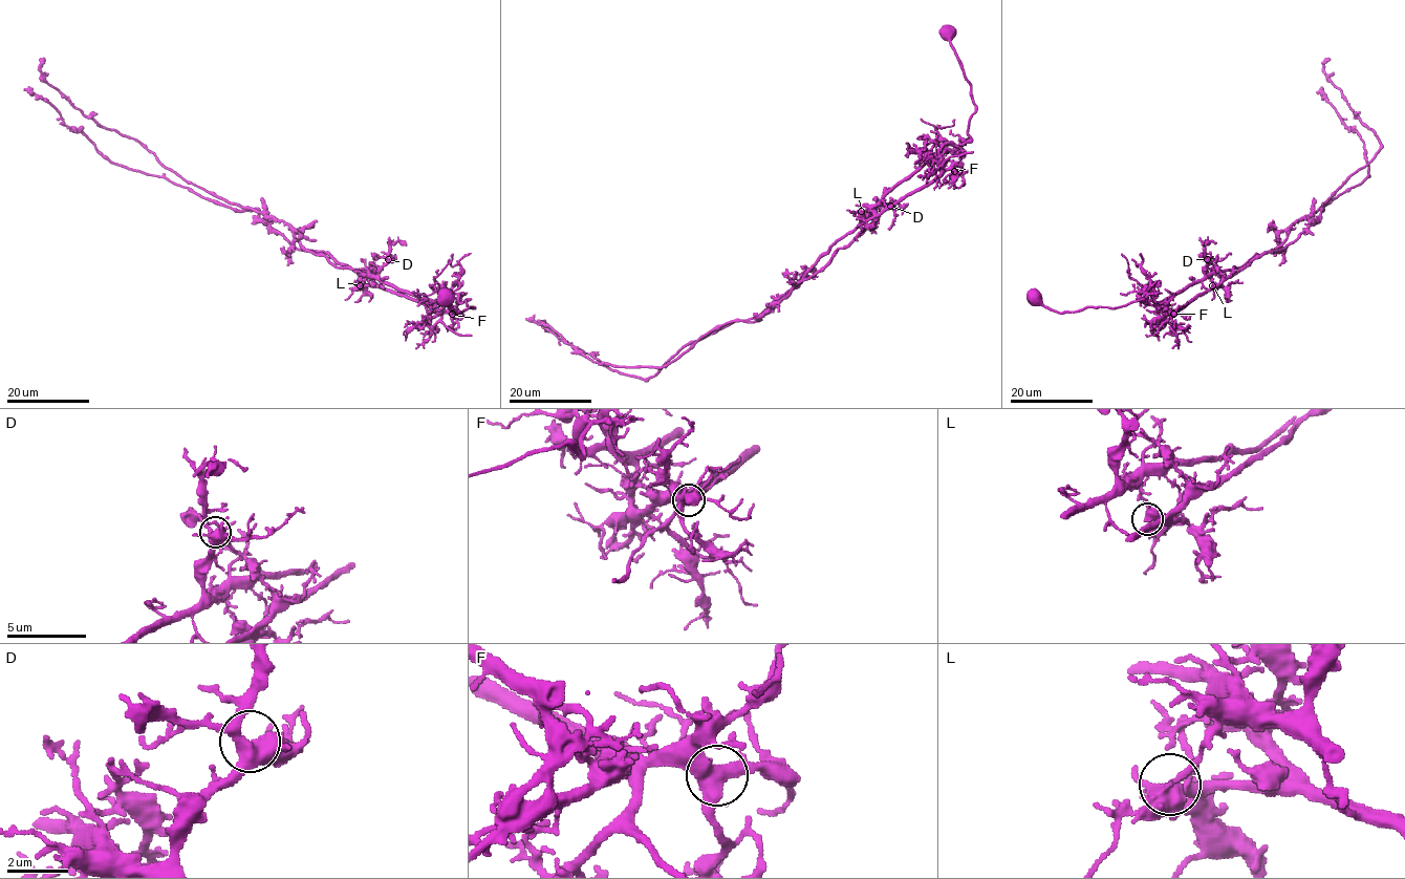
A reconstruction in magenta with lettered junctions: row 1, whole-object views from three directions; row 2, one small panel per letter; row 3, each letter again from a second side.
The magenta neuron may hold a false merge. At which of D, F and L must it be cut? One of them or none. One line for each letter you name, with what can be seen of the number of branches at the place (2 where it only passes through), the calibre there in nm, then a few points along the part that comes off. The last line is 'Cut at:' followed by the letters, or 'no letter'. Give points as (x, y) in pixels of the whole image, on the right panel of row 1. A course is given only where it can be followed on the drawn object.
L: branches 4; calibre 280 nm; course (1212, 285), (1222, 286), (1266, 253), (1283, 249), (1327, 204), (1368, 176), (1360, 137), (1346, 127), (1320, 88)
Cut at: L

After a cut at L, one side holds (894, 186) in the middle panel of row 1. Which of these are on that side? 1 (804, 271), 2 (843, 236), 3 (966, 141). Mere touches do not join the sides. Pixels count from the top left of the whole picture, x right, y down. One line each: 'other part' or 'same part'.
1: same part
2: same part
3: same part

